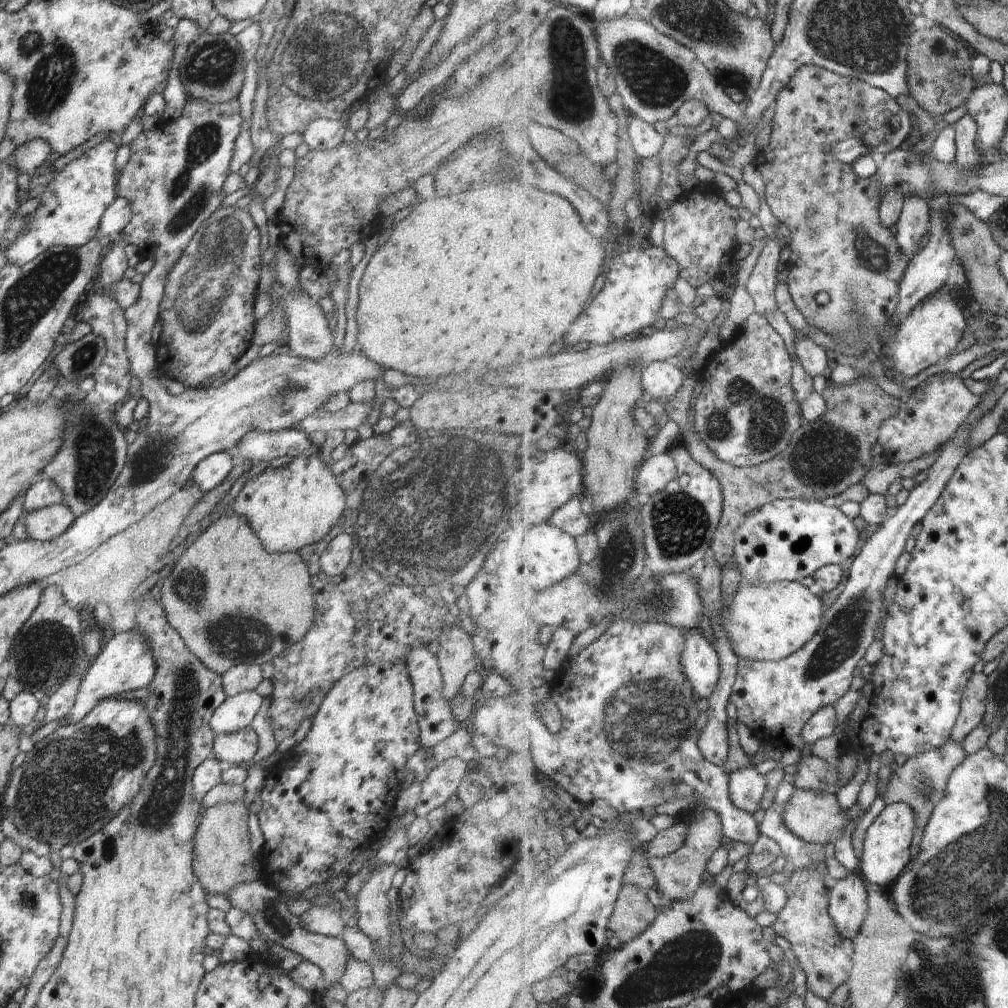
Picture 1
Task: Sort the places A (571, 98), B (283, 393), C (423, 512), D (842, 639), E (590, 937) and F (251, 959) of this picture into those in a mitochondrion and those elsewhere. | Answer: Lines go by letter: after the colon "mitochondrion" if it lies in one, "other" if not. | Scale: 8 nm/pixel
A: mitochondrion
B: mitochondrion
C: mitochondrion
D: mitochondrion
E: other
F: other

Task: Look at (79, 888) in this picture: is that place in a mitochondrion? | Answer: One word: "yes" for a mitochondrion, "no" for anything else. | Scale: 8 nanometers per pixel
no

